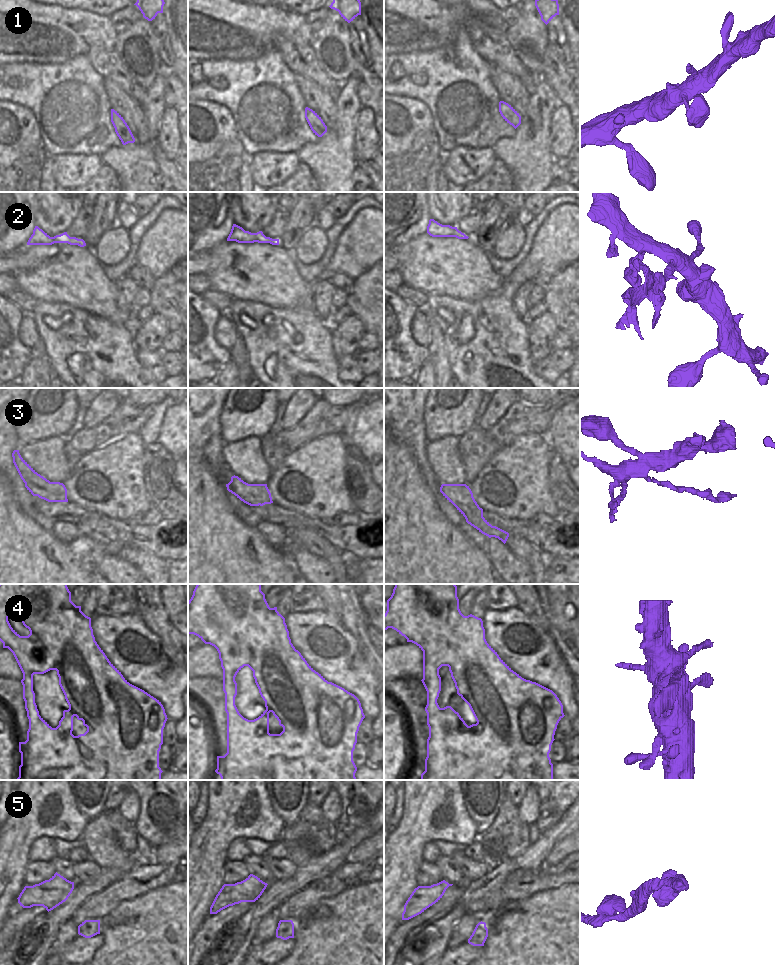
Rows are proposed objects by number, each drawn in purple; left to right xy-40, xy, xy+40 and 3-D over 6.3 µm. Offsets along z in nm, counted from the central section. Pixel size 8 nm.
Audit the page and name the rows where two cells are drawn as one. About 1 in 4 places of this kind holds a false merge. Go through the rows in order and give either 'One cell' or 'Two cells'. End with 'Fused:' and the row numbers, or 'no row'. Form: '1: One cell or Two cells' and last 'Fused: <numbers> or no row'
1: One cell
2: Two cells
3: Two cells
4: One cell
5: One cell
Fused: 2, 3

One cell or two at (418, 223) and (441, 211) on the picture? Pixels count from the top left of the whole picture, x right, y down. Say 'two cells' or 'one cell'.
two cells

